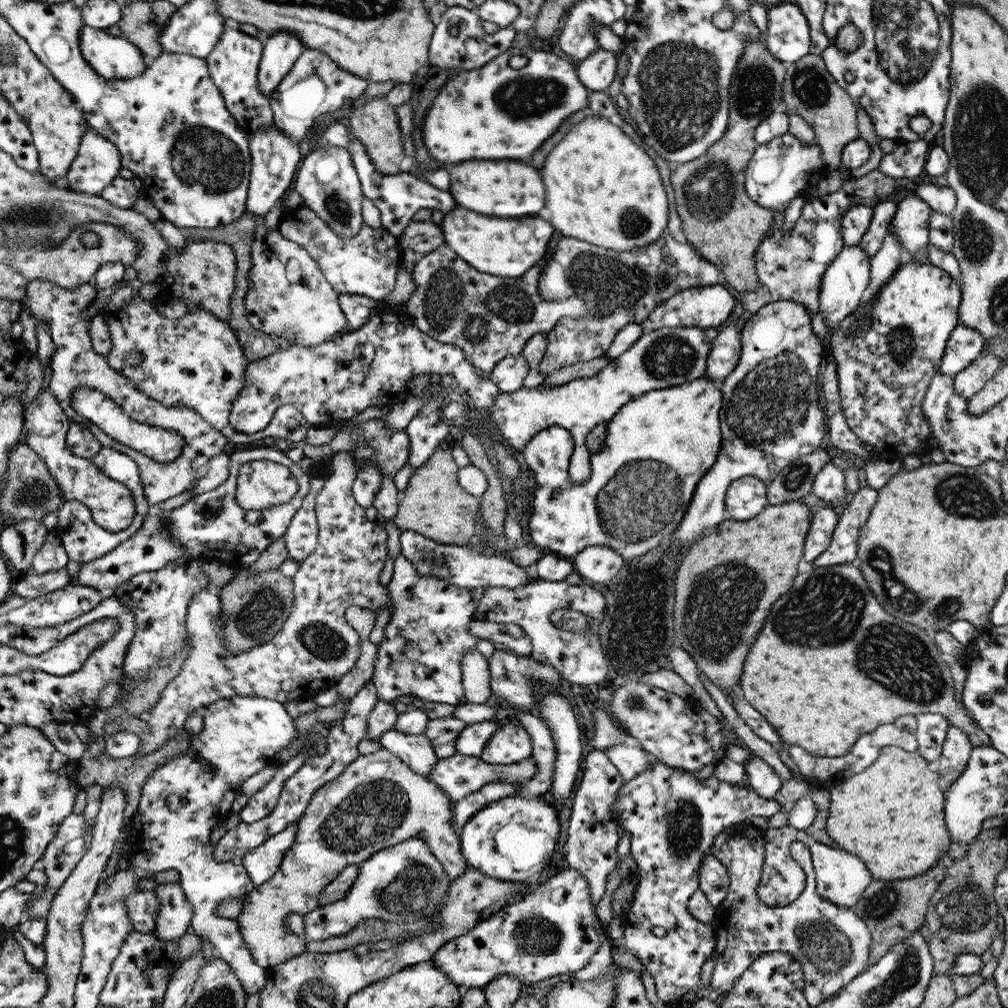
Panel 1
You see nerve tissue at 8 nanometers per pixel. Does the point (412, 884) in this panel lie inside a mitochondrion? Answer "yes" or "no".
yes

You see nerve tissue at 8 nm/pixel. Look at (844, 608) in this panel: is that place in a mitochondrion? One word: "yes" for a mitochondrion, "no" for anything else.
yes

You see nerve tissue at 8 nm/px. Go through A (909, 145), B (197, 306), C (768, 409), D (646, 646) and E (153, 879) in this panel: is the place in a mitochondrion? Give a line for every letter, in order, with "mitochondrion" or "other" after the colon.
A: other
B: other
C: mitochondrion
D: mitochondrion
E: other

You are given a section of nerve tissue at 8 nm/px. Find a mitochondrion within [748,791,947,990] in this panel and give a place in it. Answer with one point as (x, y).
(831, 950)

